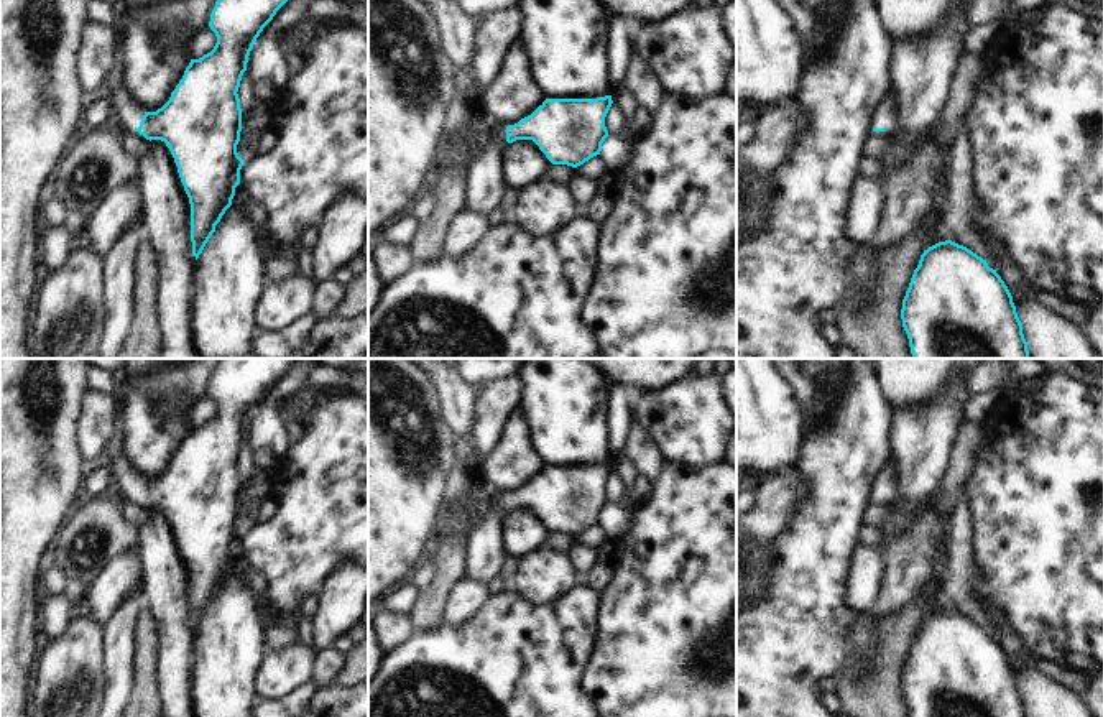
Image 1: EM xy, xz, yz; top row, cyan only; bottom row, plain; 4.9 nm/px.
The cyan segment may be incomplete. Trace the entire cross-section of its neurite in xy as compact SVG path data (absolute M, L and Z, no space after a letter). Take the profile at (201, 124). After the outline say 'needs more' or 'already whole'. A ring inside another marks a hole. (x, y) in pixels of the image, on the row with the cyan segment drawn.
M217 0L209 26L217 36L214 49L191 59L169 100L156 112L145 112L127 87L110 94L117 125L122 132L138 132L146 140L161 140L169 148L191 204L191 242L196 260L232 206L240 184L243 160L237 153L242 132L238 87L250 51L263 28L288 0Z | needs more

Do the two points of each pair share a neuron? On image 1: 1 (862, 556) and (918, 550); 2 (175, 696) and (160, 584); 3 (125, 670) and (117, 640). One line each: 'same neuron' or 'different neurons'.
1: different neurons
2: same neuron
3: same neuron

